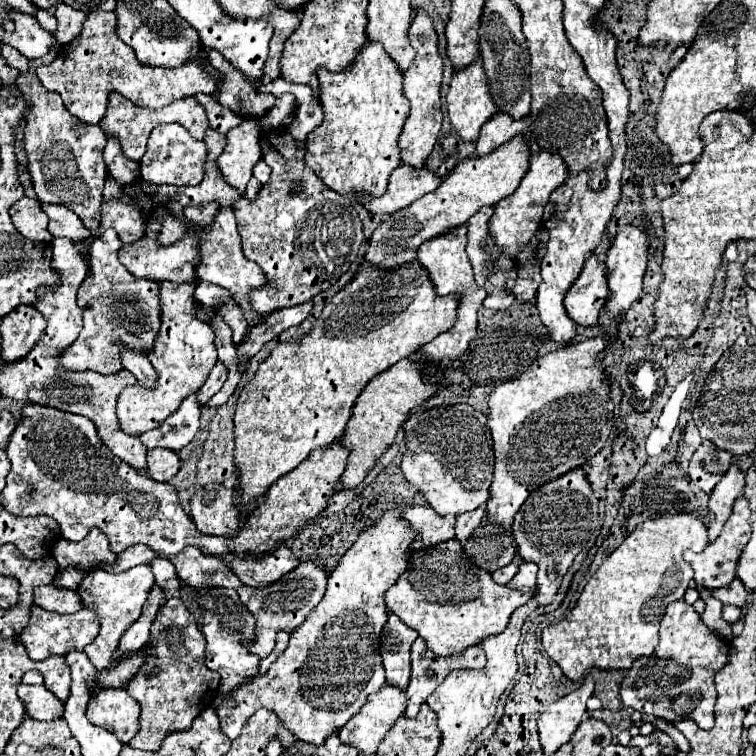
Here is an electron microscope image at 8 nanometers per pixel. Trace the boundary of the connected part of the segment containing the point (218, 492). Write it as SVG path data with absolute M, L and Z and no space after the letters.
M218 484L198 488L190 498L192 520L202 534L228 536L238 528L240 514L234 502L234 490Z

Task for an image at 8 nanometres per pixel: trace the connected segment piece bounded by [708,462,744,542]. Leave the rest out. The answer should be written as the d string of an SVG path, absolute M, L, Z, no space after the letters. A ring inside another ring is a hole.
M732 462L730 470L724 474L724 478L714 486L708 502L708 540L716 540L722 532L726 520L732 514L732 504L736 498L742 496L744 490L744 472L738 462Z

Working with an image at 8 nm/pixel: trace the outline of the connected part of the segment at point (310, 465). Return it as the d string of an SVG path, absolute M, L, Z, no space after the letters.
M334 442L326 450L314 450L298 468L294 468L270 486L270 490L264 496L264 502L248 518L242 532L230 540L230 550L236 554L264 554L280 546L284 540L292 538L300 528L304 528L328 506L338 478L344 472L346 458L348 450L338 442Z

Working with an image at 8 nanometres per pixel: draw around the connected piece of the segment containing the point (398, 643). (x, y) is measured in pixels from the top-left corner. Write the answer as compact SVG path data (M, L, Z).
M388 614L388 622L380 636L380 656L386 668L386 684L406 690L410 680L410 646L418 634L408 628L396 614Z

